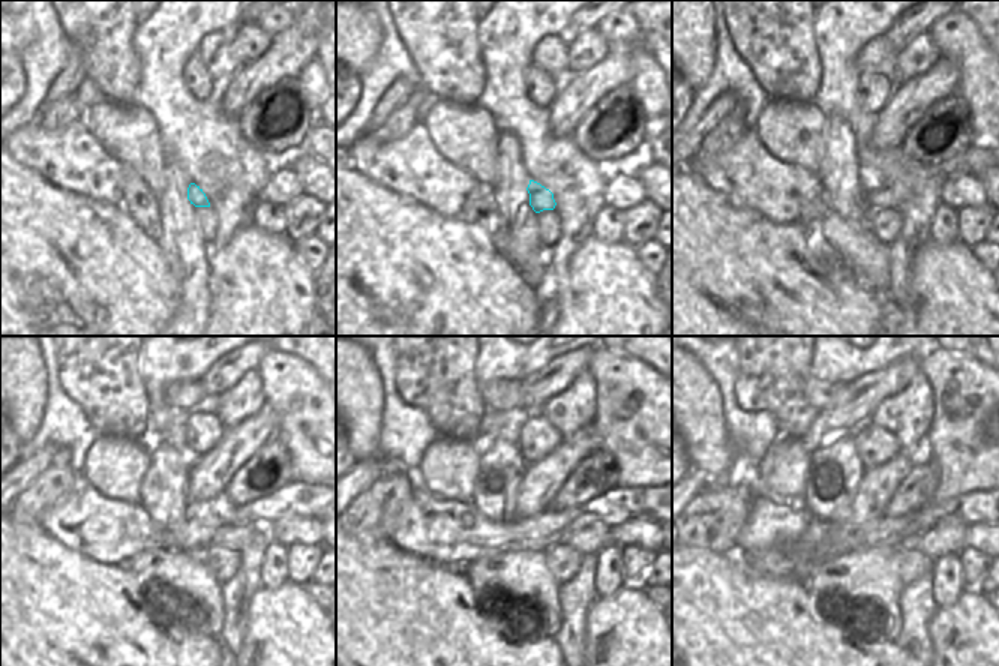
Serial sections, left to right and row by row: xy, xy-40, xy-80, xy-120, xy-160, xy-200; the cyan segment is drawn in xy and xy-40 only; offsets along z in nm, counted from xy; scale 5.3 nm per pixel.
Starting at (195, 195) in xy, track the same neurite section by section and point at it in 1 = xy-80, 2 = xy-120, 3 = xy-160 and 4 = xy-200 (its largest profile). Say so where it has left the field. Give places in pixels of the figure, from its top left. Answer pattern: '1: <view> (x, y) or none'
1: xy-80 (878, 197)
2: xy-120 (236, 539)
3: xy-160 (591, 540)
4: xy-200 (944, 539)

